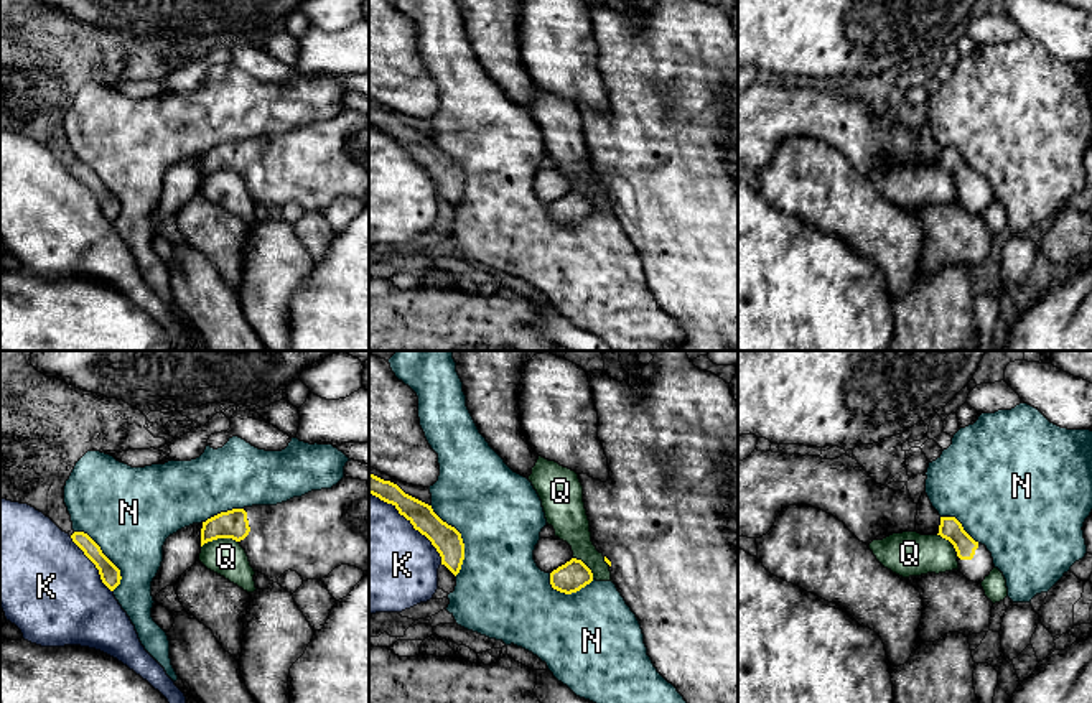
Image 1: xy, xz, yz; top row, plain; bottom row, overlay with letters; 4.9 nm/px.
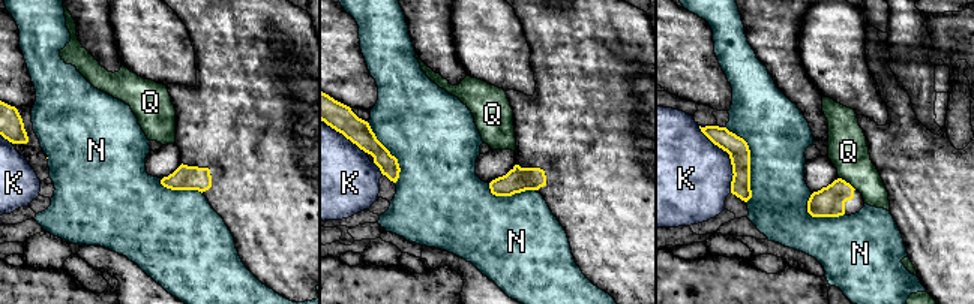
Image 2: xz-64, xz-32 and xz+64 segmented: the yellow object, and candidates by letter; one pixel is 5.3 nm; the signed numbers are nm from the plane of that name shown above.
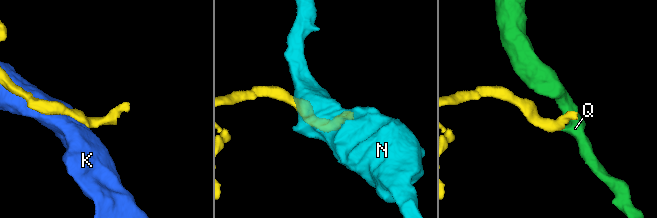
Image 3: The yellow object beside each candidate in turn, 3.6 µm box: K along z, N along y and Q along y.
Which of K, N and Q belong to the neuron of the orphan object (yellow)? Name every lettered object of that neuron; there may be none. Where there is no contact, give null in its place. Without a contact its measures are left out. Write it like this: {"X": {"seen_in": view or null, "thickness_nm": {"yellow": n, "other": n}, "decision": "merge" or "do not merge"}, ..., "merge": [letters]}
{"K": {"seen_in": "xz", "thickness_nm": {"yellow": 140, "other": 500}, "decision": "do not merge"}, "N": {"seen_in": "xz", "thickness_nm": {"yellow": 140, "other": 420}, "decision": "do not merge"}, "Q": {"seen_in": "xy", "thickness_nm": {"yellow": 140, "other": 180}, "decision": "do not merge"}, "merge": []}

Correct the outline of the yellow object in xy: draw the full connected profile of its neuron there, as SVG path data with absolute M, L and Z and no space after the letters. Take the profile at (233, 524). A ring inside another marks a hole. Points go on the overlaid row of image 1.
M343 477L331 489L311 491L277 505L252 505L221 512L201 528L201 547L232 538L245 550L254 571L277 583L292 570L303 581L323 580L341 565L369 570L369 482Z

